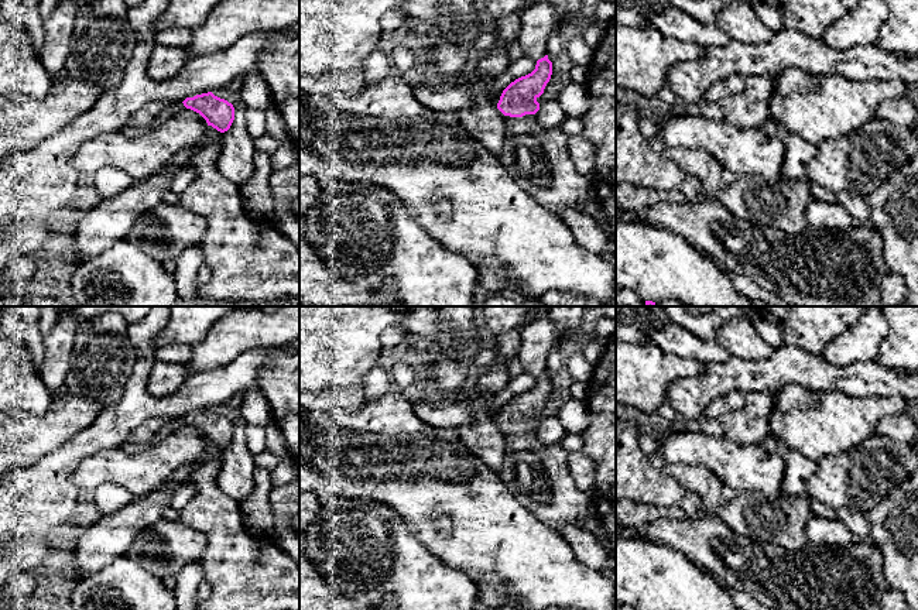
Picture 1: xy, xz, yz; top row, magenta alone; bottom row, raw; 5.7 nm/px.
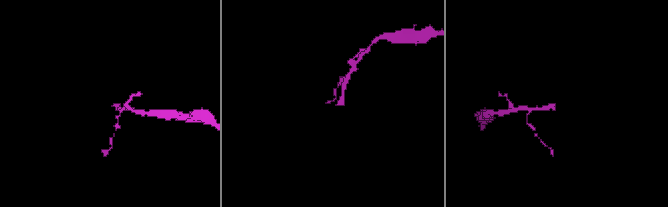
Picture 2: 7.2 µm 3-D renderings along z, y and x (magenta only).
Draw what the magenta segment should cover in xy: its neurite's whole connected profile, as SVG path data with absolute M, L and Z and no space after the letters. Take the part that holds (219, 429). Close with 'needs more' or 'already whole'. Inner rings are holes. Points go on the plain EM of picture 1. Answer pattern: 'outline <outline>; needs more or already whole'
outline M212 408L186 414L182 419L186 425L199 429L208 442L220 449L227 448L234 436L233 421L215 412Z; already whole

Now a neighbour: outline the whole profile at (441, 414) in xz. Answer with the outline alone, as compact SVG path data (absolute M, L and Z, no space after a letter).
M482 394L466 401L429 401L428 398L412 402L415 415L427 425L451 428L473 425L473 417L480 412L497 424L503 407L496 407L493 394Z

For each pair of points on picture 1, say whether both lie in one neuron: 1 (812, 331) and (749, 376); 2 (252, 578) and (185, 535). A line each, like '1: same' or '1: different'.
1: different
2: different

